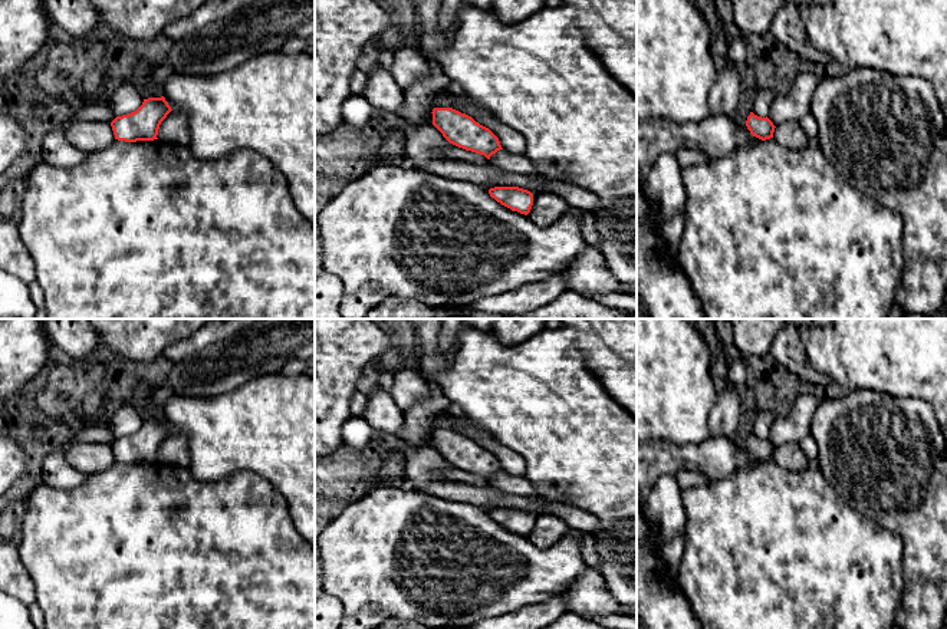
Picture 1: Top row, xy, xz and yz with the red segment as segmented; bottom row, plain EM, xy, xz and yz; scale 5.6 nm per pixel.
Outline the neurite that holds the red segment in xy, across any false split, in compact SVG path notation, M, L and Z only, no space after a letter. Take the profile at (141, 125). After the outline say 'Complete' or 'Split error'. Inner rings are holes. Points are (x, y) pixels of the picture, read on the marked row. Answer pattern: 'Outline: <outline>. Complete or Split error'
Outline: M164 96L144 99L135 112L116 116L111 122L115 139L125 142L158 139L160 125L171 111Z. Complete

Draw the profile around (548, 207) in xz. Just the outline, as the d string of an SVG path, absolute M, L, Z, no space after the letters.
M553 192L533 195L533 205L527 217L537 227L548 227L556 223L569 210L568 202Z

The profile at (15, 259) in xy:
M0 218L0 270L27 286L37 279L34 261L19 234L19 220Z

